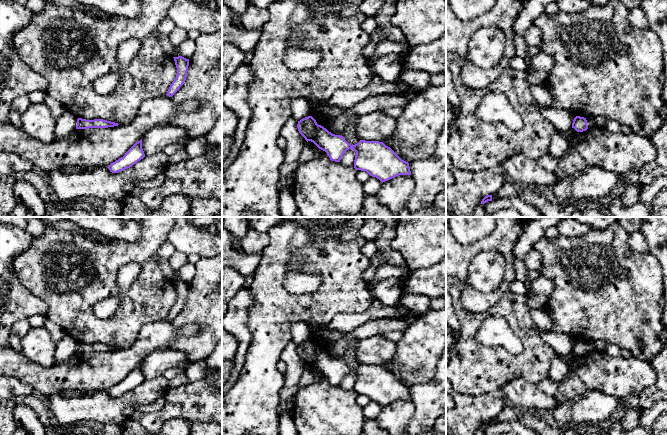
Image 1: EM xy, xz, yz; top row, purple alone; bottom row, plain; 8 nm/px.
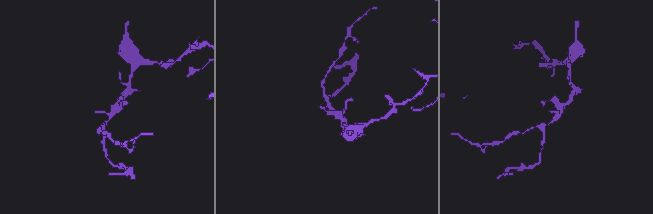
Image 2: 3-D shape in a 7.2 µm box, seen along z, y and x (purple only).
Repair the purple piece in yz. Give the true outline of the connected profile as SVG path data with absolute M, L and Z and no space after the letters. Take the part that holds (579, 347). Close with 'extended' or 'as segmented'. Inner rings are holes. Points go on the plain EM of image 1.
M576 340L573 344L572 352L574 352L577 356L586 355L588 353L586 342Z | as segmented

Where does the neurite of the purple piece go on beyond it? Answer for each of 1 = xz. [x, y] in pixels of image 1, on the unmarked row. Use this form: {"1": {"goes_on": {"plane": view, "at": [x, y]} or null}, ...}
{"1": {"goes_on": null}}

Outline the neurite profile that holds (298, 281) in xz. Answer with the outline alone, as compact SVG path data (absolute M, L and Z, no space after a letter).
M292 257L288 263L288 272L284 280L286 289L293 294L313 293L322 283L321 276L304 269L303 257Z

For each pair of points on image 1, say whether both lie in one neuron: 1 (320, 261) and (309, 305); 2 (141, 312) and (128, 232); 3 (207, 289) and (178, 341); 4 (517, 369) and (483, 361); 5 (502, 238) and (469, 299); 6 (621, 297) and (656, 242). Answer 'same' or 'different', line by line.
1: same
2: different
3: same
4: same
5: same
6: different

